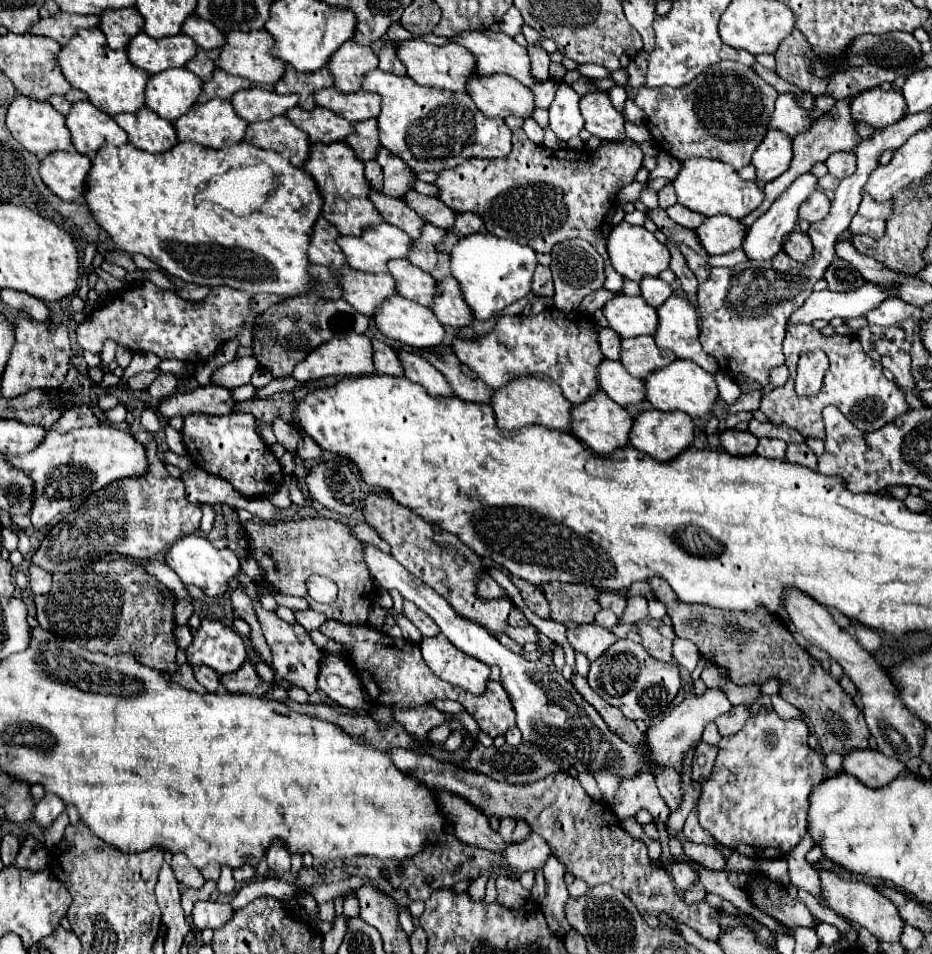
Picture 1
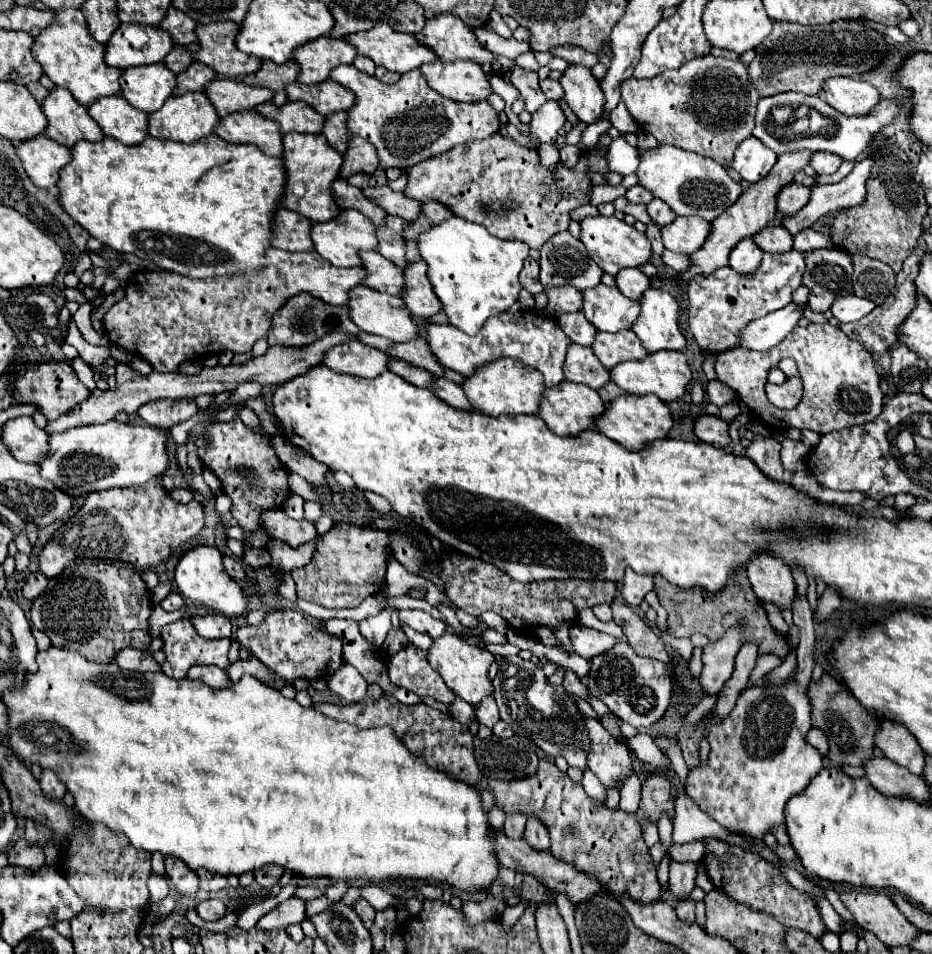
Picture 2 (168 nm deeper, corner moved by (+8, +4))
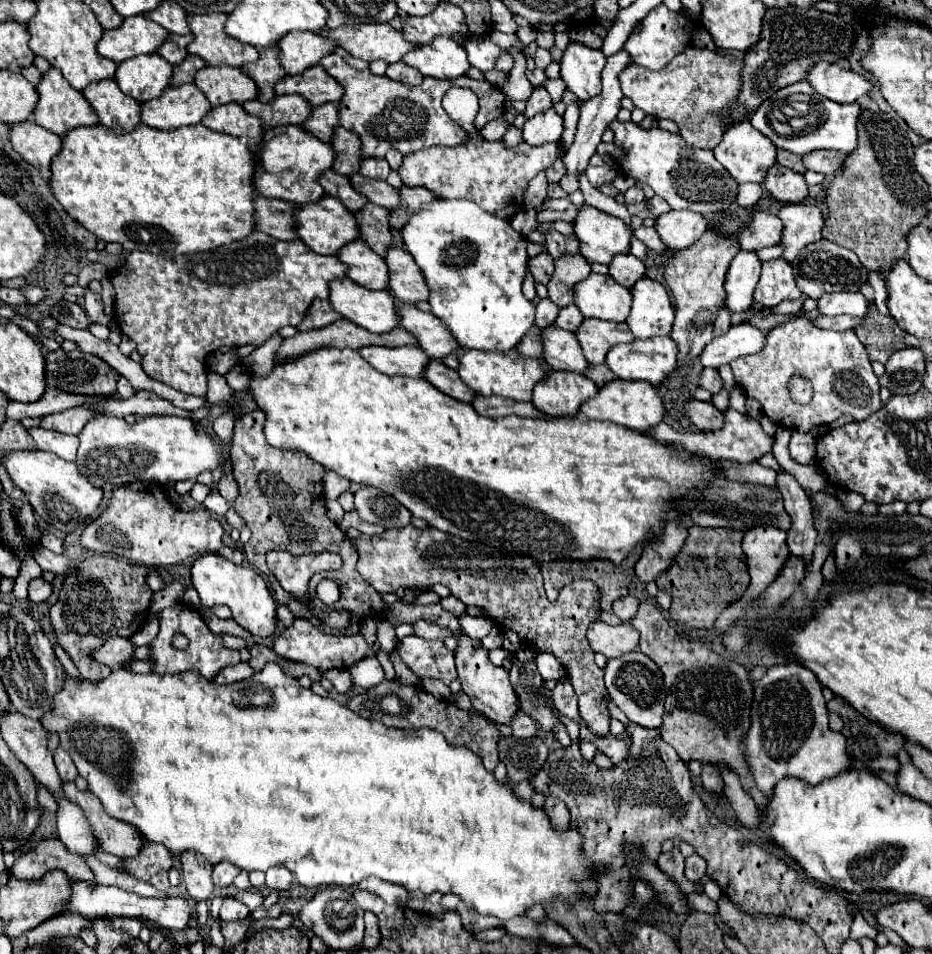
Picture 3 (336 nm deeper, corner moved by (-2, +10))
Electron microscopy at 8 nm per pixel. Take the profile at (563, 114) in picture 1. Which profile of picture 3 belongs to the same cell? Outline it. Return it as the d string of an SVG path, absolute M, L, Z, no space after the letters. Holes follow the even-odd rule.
M553 107L527 119L523 127L523 139L529 145L543 145L543 143L559 141L561 133L563 133L563 117L555 113Z

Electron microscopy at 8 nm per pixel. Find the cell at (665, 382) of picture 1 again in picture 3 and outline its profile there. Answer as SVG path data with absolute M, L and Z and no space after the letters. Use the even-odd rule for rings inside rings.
M651 337L649 341L615 345L607 365L619 379L649 381L659 387L677 371L677 351L679 347L671 337Z

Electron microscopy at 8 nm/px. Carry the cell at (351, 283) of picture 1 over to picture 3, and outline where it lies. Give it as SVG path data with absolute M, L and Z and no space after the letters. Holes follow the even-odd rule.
M253 231L249 237L233 243L229 249L219 249L217 253L199 253L199 255L185 255L185 257L163 257L163 255L155 255L155 253L145 253L145 251L133 251L125 265L115 271L111 283L115 287L115 321L121 329L123 335L127 335L129 339L133 339L137 343L137 351L141 353L143 361L141 361L141 367L145 369L145 373L161 383L167 383L171 385L173 389L177 391L183 391L183 393L189 393L189 395L205 395L207 393L207 379L205 379L205 357L211 353L211 351L217 351L219 347L227 345L227 347L241 347L241 345L253 345L253 347L259 347L263 345L279 327L285 327L285 325L299 325L301 323L301 317L305 315L307 311L307 305L311 305L313 299L327 299L329 293L331 293L331 281L335 279L341 279L345 277L349 271L349 267L339 261L337 257L325 257L325 255L319 255L315 253L313 249L309 249L303 241L299 239L293 239L293 241L279 241L279 239L273 239L261 231Z

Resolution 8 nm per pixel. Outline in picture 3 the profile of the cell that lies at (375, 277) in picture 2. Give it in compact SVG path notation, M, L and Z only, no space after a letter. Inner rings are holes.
M357 239L341 249L339 259L349 267L349 277L367 289L389 289L389 265L365 241Z

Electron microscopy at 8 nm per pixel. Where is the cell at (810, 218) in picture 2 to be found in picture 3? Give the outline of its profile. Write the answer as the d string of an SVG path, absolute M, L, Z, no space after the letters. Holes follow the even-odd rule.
M799 203L799 205L785 205L779 211L779 219L783 221L783 239L781 245L785 247L783 257L787 261L793 261L797 253L821 239L823 229L823 209L817 203Z

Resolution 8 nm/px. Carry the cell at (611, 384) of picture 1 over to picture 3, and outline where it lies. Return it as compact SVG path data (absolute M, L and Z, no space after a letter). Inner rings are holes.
M559 327L543 329L545 341L545 363L557 371L573 371L585 375L589 371L589 361L583 355L583 349L575 333L563 331Z

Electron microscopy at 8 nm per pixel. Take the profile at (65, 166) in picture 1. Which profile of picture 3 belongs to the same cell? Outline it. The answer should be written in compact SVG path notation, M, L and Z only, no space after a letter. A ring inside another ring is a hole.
M31 117L29 121L17 123L11 127L13 149L35 169L51 169L53 157L61 151L63 141L59 135L43 129Z

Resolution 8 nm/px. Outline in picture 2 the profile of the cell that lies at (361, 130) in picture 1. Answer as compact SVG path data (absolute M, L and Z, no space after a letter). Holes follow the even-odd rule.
M337 111L335 115L327 115L325 123L323 123L323 135L327 139L327 143L339 151L345 153L347 149L347 139L349 139L349 131L347 131L347 113L345 111Z

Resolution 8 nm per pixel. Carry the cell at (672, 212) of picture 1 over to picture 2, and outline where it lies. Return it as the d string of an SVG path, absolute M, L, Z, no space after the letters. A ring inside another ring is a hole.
M653 199L653 201L647 205L647 213L649 213L651 221L653 221L653 223L657 223L659 227L669 225L669 223L677 217L677 215L675 215L673 211L669 211L669 209L667 209L667 205L665 205L663 201L659 201L659 199Z

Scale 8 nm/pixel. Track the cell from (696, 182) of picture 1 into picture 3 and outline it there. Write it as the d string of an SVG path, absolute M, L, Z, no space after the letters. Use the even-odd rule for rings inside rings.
M615 119L611 129L615 133L615 143L627 151L627 161L619 169L641 183L647 183L671 205L671 209L689 209L707 215L727 211L735 205L739 185L711 151L693 149L677 133L661 131L659 127L645 131L633 121L619 123Z

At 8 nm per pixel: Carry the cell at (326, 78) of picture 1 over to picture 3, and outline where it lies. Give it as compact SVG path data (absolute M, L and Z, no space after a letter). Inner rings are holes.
M261 49L259 61L241 67L245 75L249 75L259 87L259 101L271 101L275 97L275 83L281 81L287 73L279 63L277 49Z

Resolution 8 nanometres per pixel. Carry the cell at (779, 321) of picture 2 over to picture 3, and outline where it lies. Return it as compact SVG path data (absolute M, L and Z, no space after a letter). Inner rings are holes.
M743 321L729 329L729 333L715 337L709 345L705 345L701 353L701 363L705 367L721 367L737 357L759 353L767 343L769 331L761 331L757 325Z

